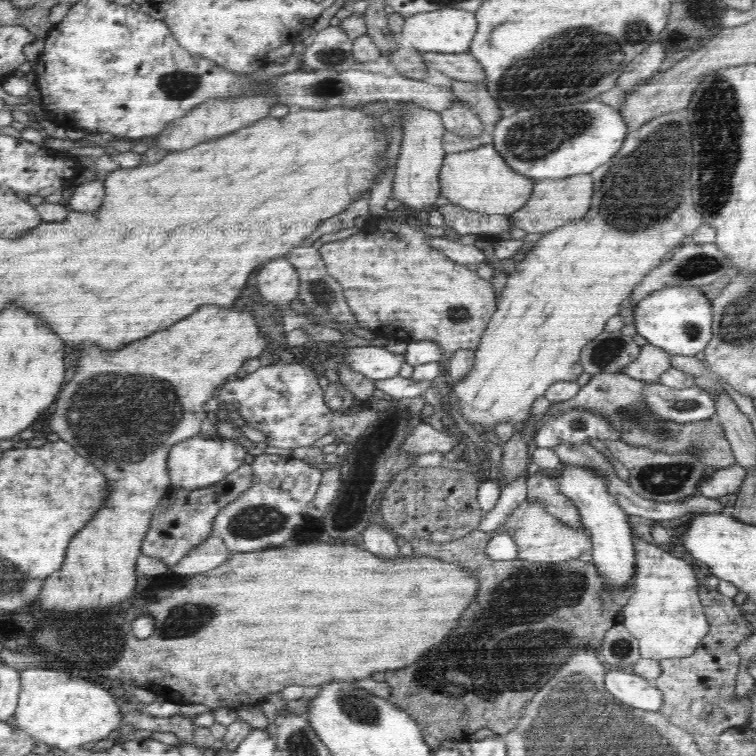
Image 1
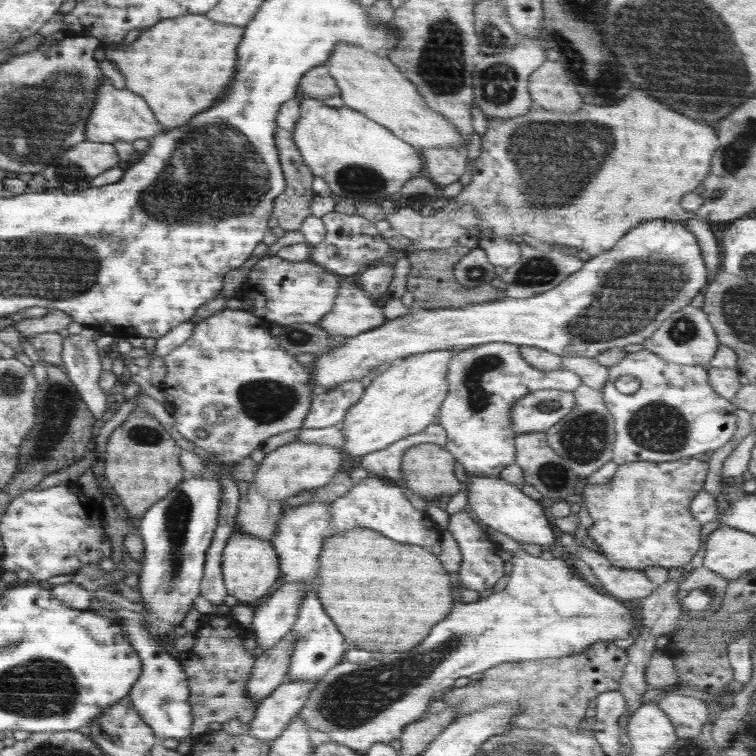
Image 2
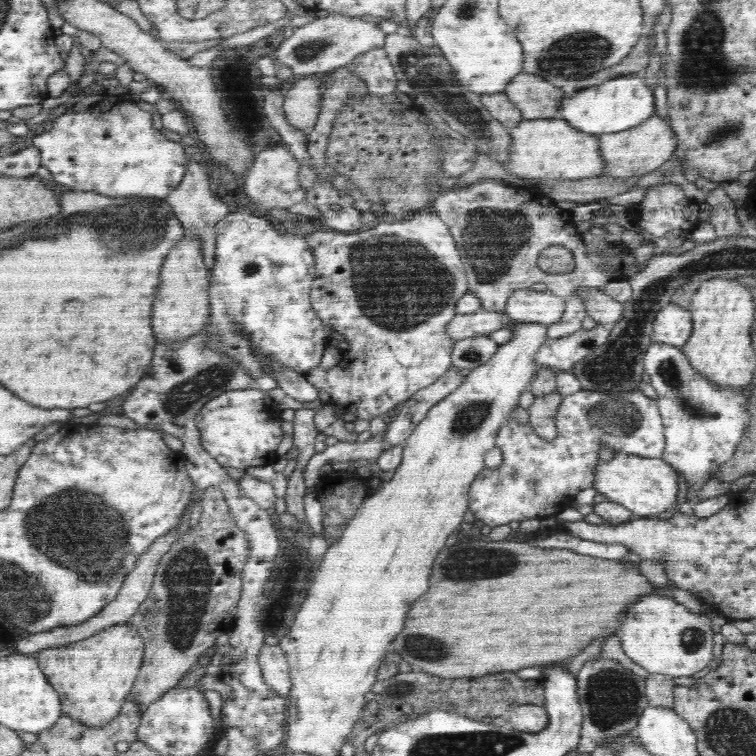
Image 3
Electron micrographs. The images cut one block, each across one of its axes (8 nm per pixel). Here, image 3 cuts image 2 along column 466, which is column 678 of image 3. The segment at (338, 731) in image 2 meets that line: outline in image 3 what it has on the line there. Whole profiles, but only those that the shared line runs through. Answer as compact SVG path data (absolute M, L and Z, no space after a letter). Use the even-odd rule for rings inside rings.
M666 594L641 596L628 608L626 620L620 625L620 643L626 656L649 673L671 677L692 676L706 668L714 656L714 632L699 613L676 602Z

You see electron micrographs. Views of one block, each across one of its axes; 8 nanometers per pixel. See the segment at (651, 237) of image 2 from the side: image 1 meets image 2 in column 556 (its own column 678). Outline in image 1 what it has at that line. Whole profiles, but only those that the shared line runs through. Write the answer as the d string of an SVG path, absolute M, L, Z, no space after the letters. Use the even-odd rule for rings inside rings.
M671 286L648 294L633 310L633 322L637 333L651 345L674 355L694 356L702 352L713 337L711 301L700 287Z

